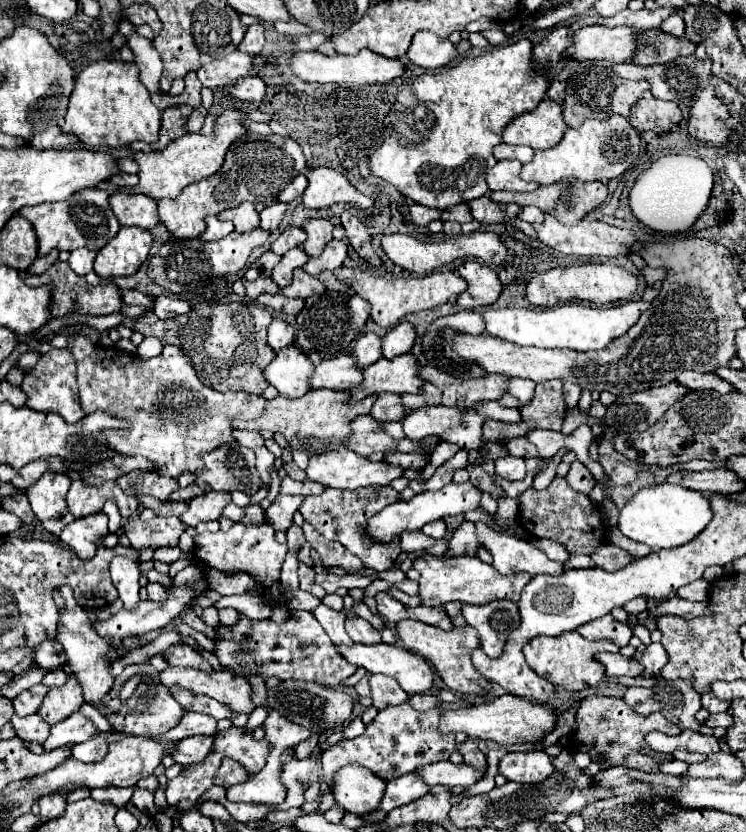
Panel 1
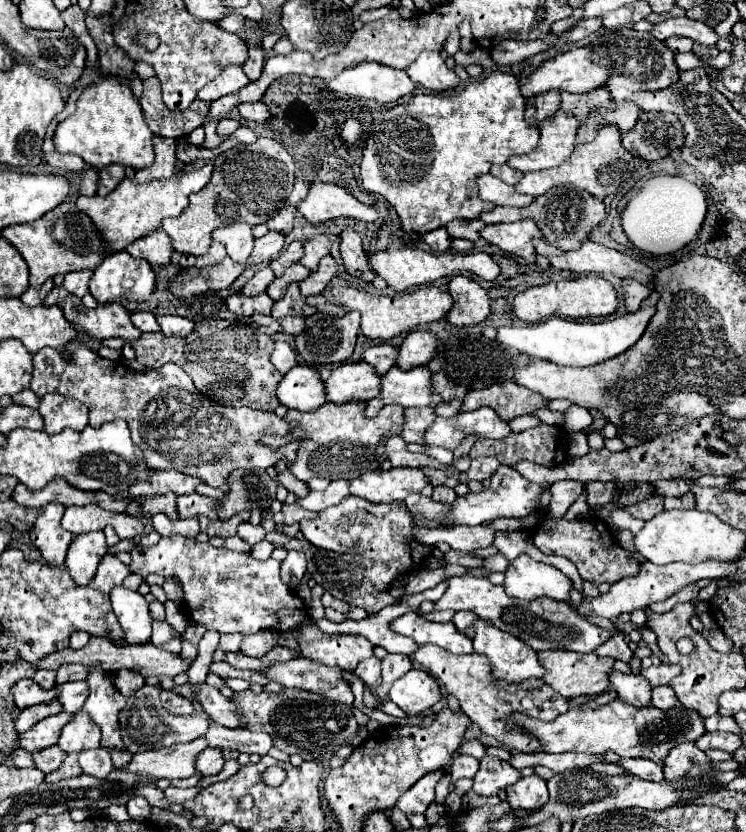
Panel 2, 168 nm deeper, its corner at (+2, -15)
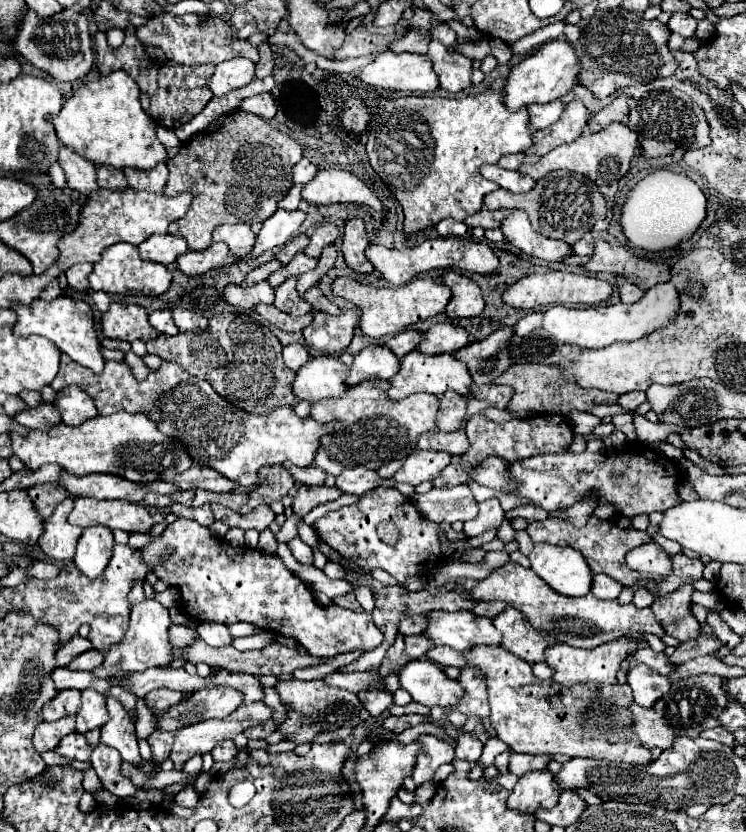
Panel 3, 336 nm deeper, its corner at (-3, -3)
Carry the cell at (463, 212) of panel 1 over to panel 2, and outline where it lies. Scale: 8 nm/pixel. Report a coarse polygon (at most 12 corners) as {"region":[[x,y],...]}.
{"region":[[453,220],[445,228],[453,238],[479,240],[483,220]]}

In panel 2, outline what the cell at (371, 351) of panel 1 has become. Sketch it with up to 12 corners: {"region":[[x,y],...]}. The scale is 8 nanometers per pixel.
{"region":[[391,344],[367,348],[363,360],[383,376],[397,362]]}

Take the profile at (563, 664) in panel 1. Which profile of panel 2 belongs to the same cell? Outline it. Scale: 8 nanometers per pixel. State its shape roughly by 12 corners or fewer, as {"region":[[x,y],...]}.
{"region":[[541,652],[545,684],[565,698],[609,690],[613,658]]}

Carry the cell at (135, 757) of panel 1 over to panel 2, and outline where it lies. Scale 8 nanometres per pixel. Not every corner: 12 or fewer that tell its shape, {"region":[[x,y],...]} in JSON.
{"region":[[205,738],[133,756],[125,772],[189,778]]}

